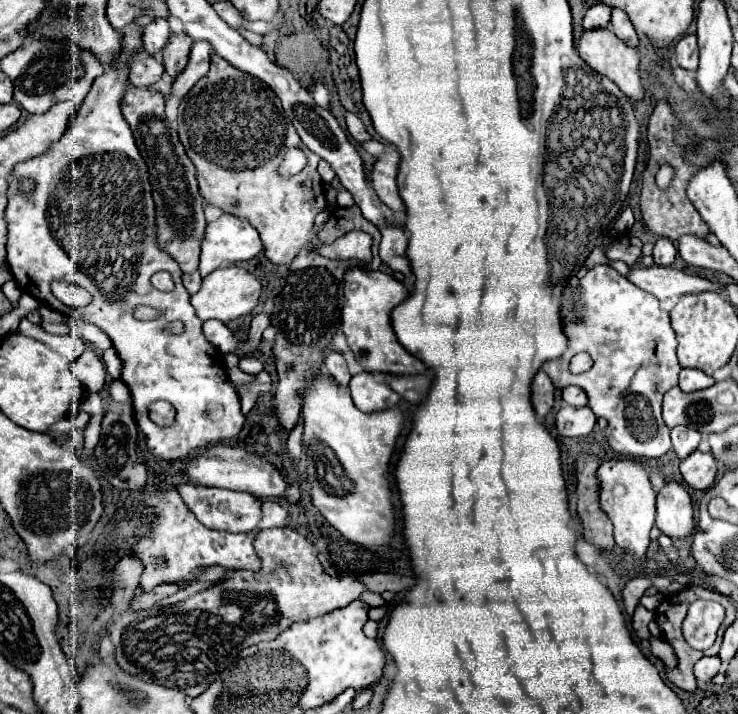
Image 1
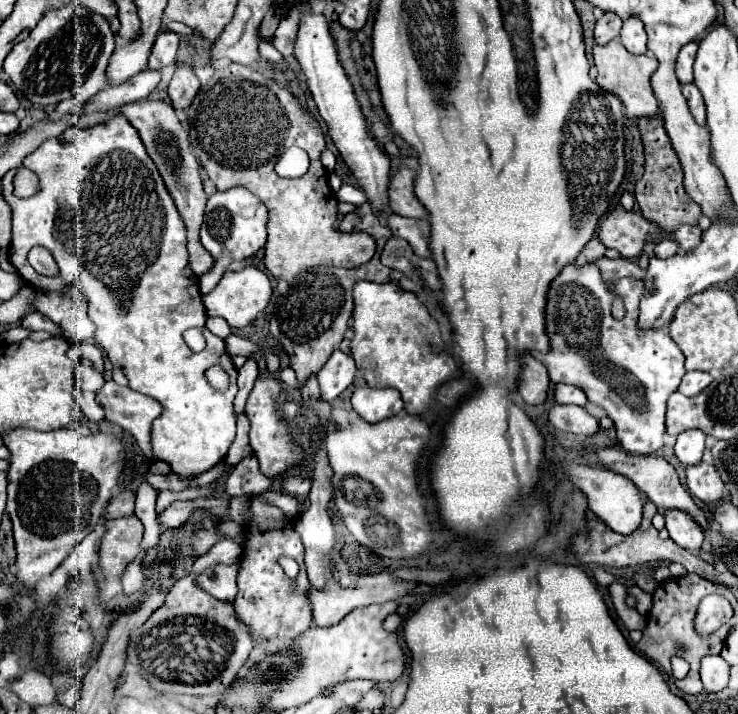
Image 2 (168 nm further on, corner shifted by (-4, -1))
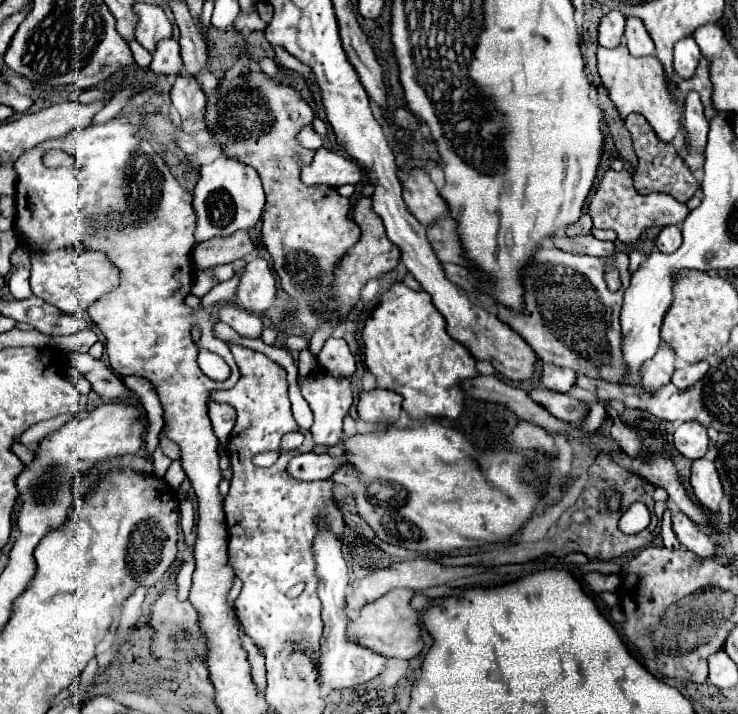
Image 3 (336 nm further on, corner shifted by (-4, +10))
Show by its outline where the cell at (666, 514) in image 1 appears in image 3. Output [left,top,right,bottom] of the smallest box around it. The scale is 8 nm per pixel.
[672,514,714,558]

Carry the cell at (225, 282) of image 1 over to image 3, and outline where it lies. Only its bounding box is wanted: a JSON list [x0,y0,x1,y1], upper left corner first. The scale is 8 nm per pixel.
[228,258,276,314]

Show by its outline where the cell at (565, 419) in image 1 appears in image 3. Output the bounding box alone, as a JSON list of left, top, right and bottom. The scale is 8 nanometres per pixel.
[530,388,588,424]

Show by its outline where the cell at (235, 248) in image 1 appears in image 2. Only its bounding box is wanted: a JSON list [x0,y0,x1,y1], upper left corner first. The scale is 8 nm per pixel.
[198,187,268,293]

